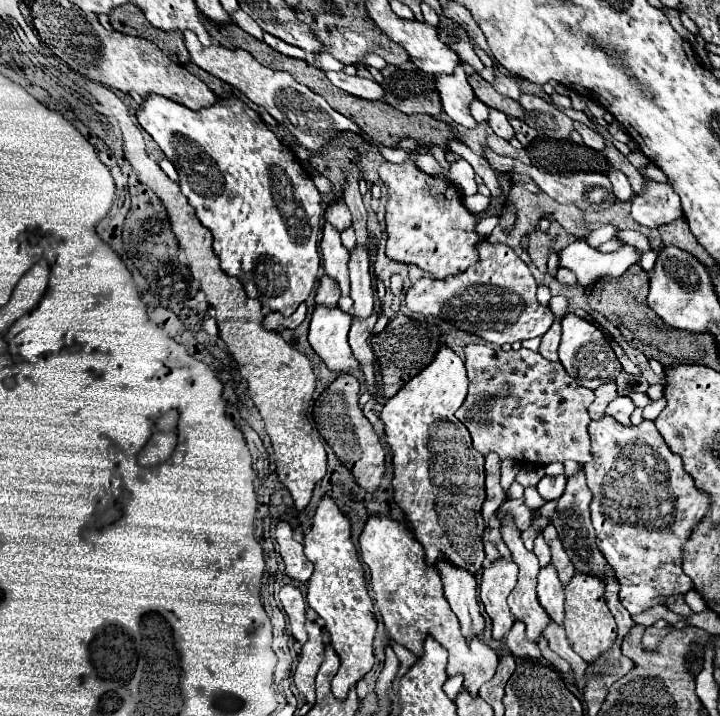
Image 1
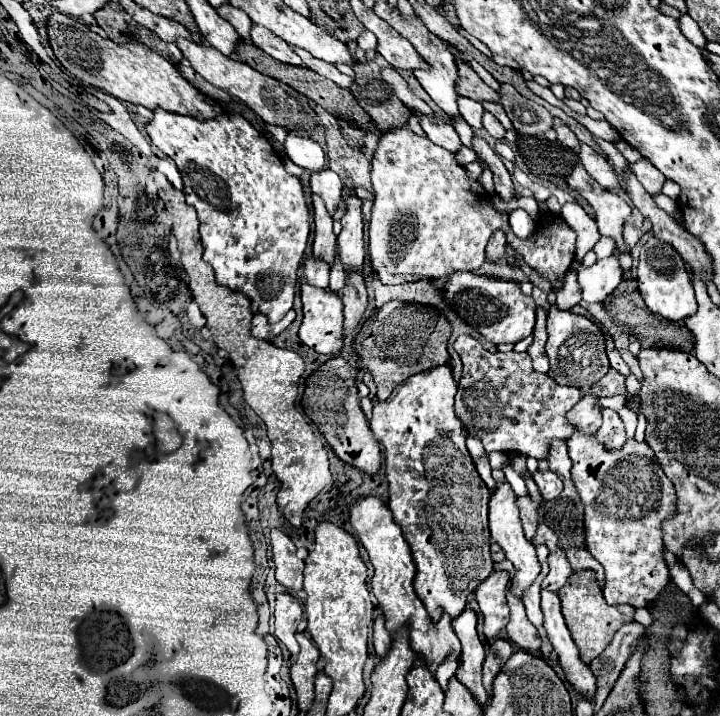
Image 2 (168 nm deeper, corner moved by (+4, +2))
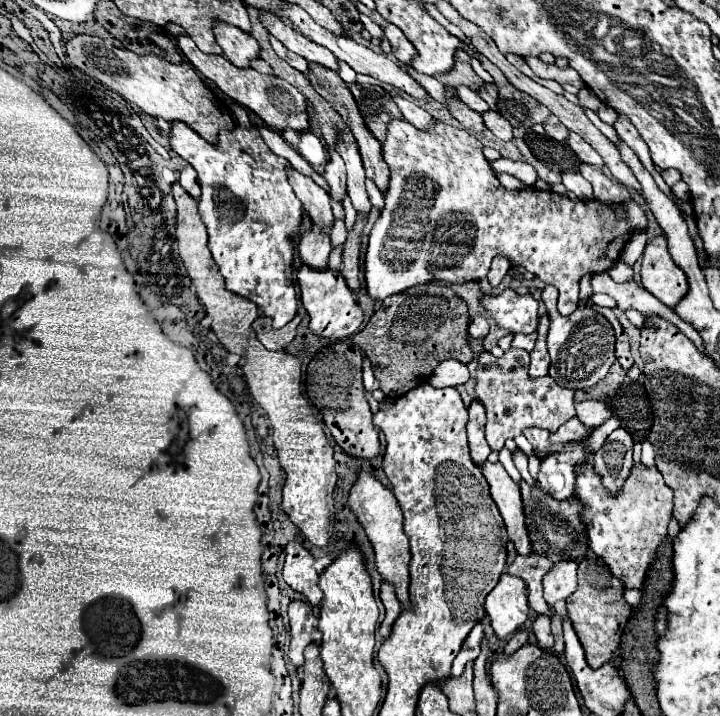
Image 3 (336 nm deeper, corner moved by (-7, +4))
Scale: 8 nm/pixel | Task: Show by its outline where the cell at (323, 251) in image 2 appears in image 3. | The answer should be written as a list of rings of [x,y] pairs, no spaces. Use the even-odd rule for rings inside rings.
[[[288,165],[288,181],[290,181],[296,197],[302,201],[304,209],[312,217],[314,225],[318,225],[318,227],[314,227],[314,231],[326,233],[334,221],[332,209],[330,209],[330,195],[322,187],[318,187],[310,177],[298,173],[290,165]]]

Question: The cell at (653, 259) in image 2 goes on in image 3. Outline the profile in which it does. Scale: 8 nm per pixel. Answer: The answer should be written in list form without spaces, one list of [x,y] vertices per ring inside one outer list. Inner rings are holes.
[[[654,237],[646,243],[640,275],[642,287],[668,307],[676,305],[676,301],[688,291],[684,271],[668,257],[664,237]]]

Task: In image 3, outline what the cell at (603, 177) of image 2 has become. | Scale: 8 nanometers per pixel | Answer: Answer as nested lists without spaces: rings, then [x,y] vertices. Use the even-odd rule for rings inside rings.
[[[570,131],[570,135],[568,135],[568,139],[566,139],[566,143],[570,145],[570,149],[584,161],[584,163],[588,163],[588,165],[594,165],[594,167],[604,167],[604,163],[602,163],[602,157],[580,137],[580,135],[576,135],[576,133],[572,133]]]

